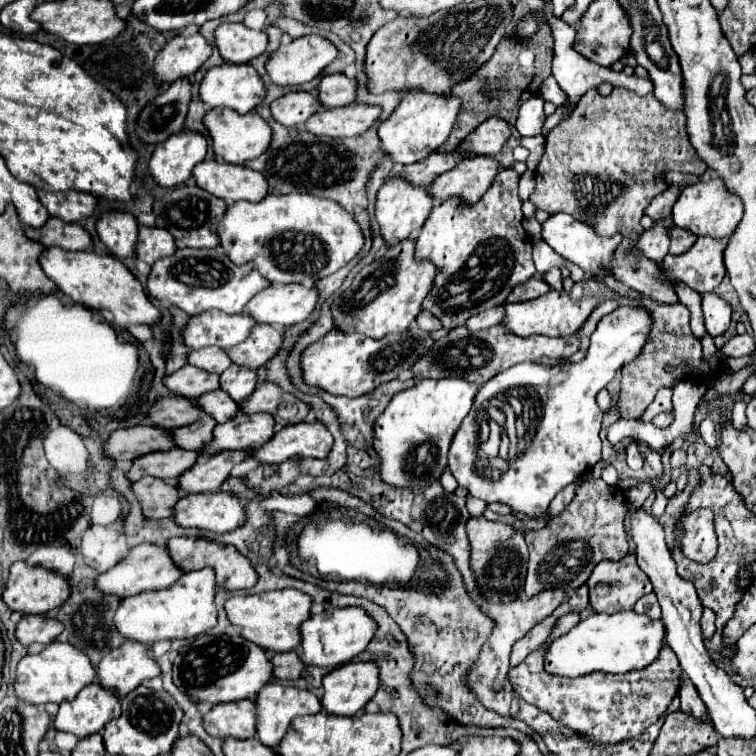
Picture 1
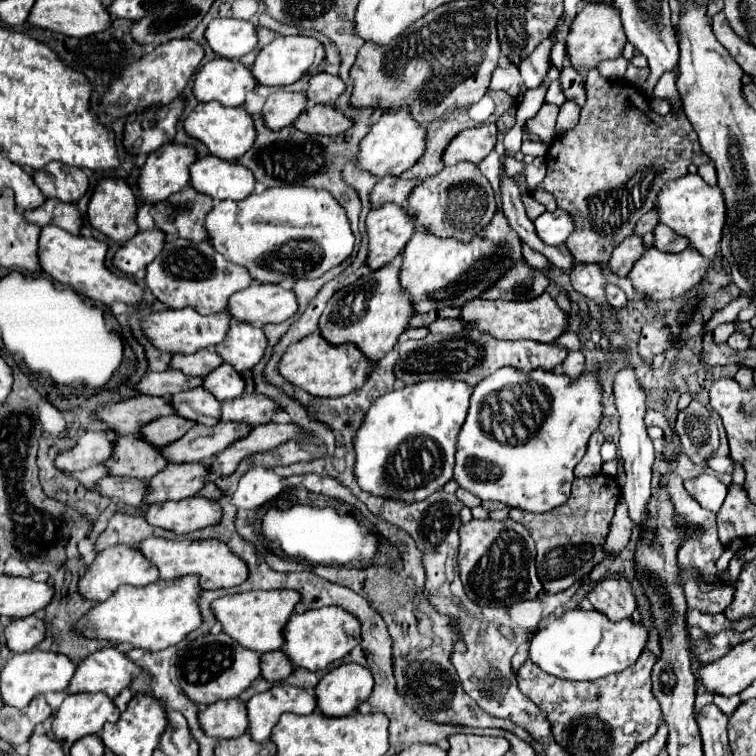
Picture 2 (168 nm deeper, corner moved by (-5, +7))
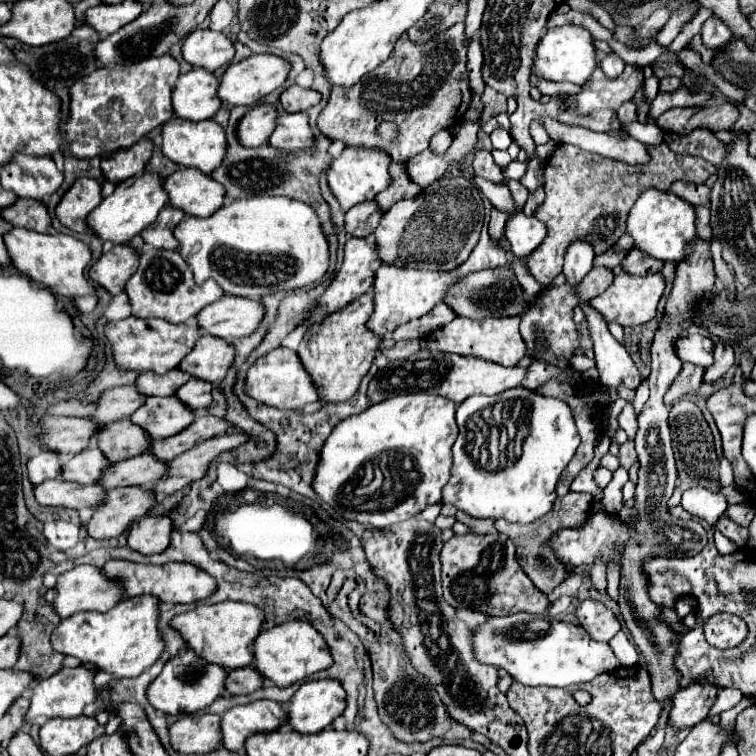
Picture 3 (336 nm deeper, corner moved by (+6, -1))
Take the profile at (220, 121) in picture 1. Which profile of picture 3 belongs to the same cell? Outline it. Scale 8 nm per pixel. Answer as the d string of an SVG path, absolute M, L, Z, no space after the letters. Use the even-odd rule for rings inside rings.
M173 117L173 121L163 125L161 139L163 139L161 141L161 151L167 159L171 159L173 163L183 165L183 167L195 167L205 175L209 175L213 169L217 169L221 165L221 161L225 157L225 151L227 151L225 131L213 119L187 121L187 119Z

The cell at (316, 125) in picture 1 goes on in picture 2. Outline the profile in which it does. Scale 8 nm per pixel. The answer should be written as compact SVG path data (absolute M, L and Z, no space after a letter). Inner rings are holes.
M310 105L294 121L294 127L310 135L340 135L352 127L352 119L332 105Z

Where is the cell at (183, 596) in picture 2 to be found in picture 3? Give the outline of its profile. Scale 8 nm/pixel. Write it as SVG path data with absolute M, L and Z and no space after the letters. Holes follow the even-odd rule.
M151 595L121 599L105 613L89 611L63 619L51 633L51 645L57 653L73 655L81 663L95 665L97 671L111 673L115 679L141 675L163 653L163 641L157 631L159 603Z

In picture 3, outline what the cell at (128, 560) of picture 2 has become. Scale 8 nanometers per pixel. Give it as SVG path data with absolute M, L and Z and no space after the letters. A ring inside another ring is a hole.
M79 565L67 573L61 573L57 577L57 583L55 583L55 599L53 599L53 609L55 613L65 619L65 617L71 617L73 613L79 613L79 611L109 611L111 607L117 605L117 601L123 599L123 587L121 583L113 583L111 579L105 579L105 575L93 567L93 565Z

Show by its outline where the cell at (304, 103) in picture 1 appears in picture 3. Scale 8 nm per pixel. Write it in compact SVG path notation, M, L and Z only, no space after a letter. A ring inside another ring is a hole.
M273 105L249 107L241 117L237 127L237 139L243 147L261 147L267 143L277 121L277 111Z

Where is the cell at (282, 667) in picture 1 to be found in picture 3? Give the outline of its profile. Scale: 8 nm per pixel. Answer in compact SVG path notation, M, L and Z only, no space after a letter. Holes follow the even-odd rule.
M241 667L241 669L233 669L227 673L227 681L225 681L225 689L231 695L249 695L255 689L259 689L263 683L261 675L257 675L257 671L253 667Z

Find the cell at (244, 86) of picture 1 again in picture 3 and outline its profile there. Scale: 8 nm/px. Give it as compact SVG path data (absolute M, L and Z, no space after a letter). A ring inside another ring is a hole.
M201 67L179 75L177 85L173 85L173 111L175 111L175 115L181 119L191 119L191 121L211 119L217 113L217 109L221 107L221 99L217 97L217 87L219 87L219 83L217 83L215 75L201 69Z

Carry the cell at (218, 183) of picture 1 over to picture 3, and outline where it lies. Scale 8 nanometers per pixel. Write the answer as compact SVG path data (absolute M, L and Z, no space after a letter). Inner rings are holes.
M179 167L175 173L165 177L163 189L169 195L169 205L191 217L207 217L225 201L225 189L221 183L189 167Z

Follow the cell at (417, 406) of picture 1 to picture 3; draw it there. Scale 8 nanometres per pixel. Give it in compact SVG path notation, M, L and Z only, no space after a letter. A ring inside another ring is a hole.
M411 393L375 403L365 411L343 419L331 431L321 447L313 491L343 519L351 519L375 529L385 529L409 517L415 517L425 507L441 503L441 491L451 475L451 447L457 437L455 403L441 395Z

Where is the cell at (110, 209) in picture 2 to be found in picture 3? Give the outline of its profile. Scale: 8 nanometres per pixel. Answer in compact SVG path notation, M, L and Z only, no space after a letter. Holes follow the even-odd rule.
M79 177L61 197L61 201L55 209L55 215L61 221L61 225L65 225L73 231L85 233L85 231L89 231L85 219L87 219L89 211L93 211L101 201L103 201L103 197L101 197L99 181L89 179L89 177Z

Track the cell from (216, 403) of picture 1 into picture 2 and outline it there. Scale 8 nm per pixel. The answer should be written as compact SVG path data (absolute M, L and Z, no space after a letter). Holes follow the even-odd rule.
M204 387L182 391L170 397L170 403L176 407L180 417L192 419L202 425L216 425L220 421L220 407L222 403Z

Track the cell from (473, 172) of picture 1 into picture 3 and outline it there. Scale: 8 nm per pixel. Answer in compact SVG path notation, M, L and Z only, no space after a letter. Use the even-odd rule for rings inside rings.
M443 177L425 187L421 195L393 203L393 207L383 213L373 235L379 261L385 265L453 271L471 255L479 241L481 225L483 201L475 183L467 177Z

